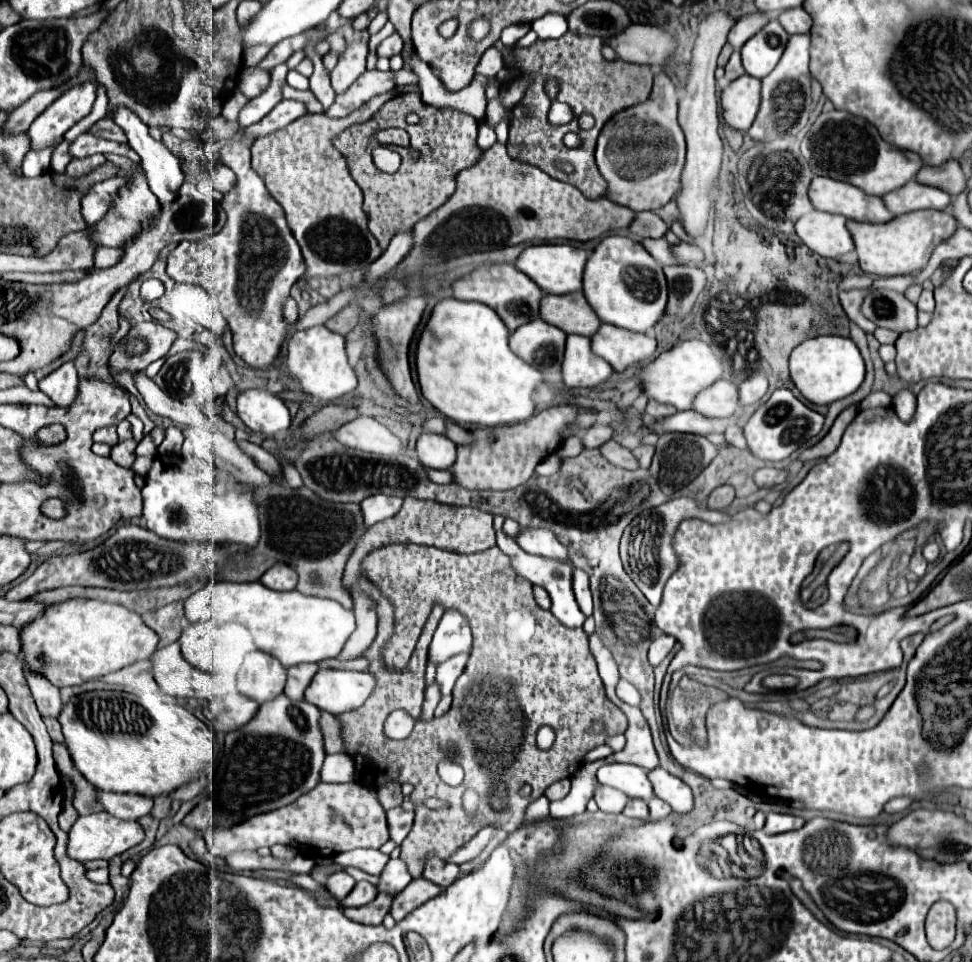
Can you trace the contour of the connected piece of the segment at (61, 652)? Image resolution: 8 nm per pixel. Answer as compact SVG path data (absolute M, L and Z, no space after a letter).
M71 598L71 600L63 600L47 606L47 612L43 612L39 618L35 618L33 622L21 628L19 640L21 640L21 654L29 670L39 672L47 680L51 680L51 684L57 688L77 686L87 680L95 680L109 672L121 670L133 662L147 660L159 644L159 636L149 626L145 626L139 614L131 612L121 604L87 600L87 598Z

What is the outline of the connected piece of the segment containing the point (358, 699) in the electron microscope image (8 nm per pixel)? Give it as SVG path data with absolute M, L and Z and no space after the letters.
M319 670L305 690L305 700L319 710L343 714L359 708L373 688L375 678L369 672Z

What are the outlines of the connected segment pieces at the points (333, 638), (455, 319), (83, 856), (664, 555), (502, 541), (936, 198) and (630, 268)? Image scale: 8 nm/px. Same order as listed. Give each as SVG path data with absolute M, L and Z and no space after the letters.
M209 582L205 588L201 588L199 592L191 594L185 600L185 618L189 622L205 622L205 620L215 620L215 622L239 622L245 628L249 628L249 632L255 638L255 646L263 652L269 652L271 656L275 656L285 668L295 666L295 664L303 664L303 662L321 662L325 658L337 658L339 652L343 650L345 642L349 640L349 636L355 630L355 616L353 610L343 608L339 602L335 600L327 600L327 598L315 598L315 596L305 596L297 590L291 592L275 592L269 590L267 586L263 586L261 582Z
M455 298L439 300L431 310L415 352L415 366L423 398L427 398L441 414L457 424L503 426L527 420L535 412L531 394L543 382L543 374L537 368L531 368L531 364L519 360L519 356L511 352L507 340L509 330L493 308L481 302L463 302Z
M109 812L79 816L67 834L69 834L67 856L77 862L87 862L87 860L97 860L97 858L111 860L113 856L123 854L125 850L137 846L143 840L143 828L137 822L115 820L115 816L111 816Z
M673 498L673 500L669 500L669 502L665 502L665 504L657 506L657 508L641 512L625 528L625 534L621 538L621 560L623 560L623 566L625 566L627 574L631 576L631 580L639 586L639 590L645 594L645 598L653 606L659 606L663 586L665 586L669 576L679 566L677 554L673 552L673 534L675 534L677 526L685 518L705 518L707 522L719 524L719 522L727 520L729 516L725 512L715 512L715 510L709 510L709 508L699 508L693 498Z
M503 530L497 532L497 546L511 558L511 564L515 568L515 572L523 578L527 578L531 584L537 584L537 586L543 586L549 596L551 596L551 612L553 616L569 626L569 628L579 628L583 626L585 622L585 614L579 610L577 602L575 602L575 596L573 596L573 588L571 588L571 578L573 578L573 564L569 560L549 560L549 558L543 558L543 556L533 556L533 554L527 554L525 550L519 548L519 544L507 536Z
M915 180L909 184L903 184L903 188L897 188L893 192L887 192L887 196L881 196L885 206L895 214L905 214L905 212L915 212L915 210L945 210L951 204L951 196L939 188L933 186L923 186Z
M611 234L597 244L585 264L583 294L601 322L615 324L631 332L647 332L665 310L667 282L657 260L653 260L653 256L639 242Z

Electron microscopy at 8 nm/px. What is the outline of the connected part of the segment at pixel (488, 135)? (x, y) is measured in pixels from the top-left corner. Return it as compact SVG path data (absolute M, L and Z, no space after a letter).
M481 124L479 128L479 138L477 138L477 146L481 148L481 152L489 150L495 144L495 130L491 130L487 124Z

